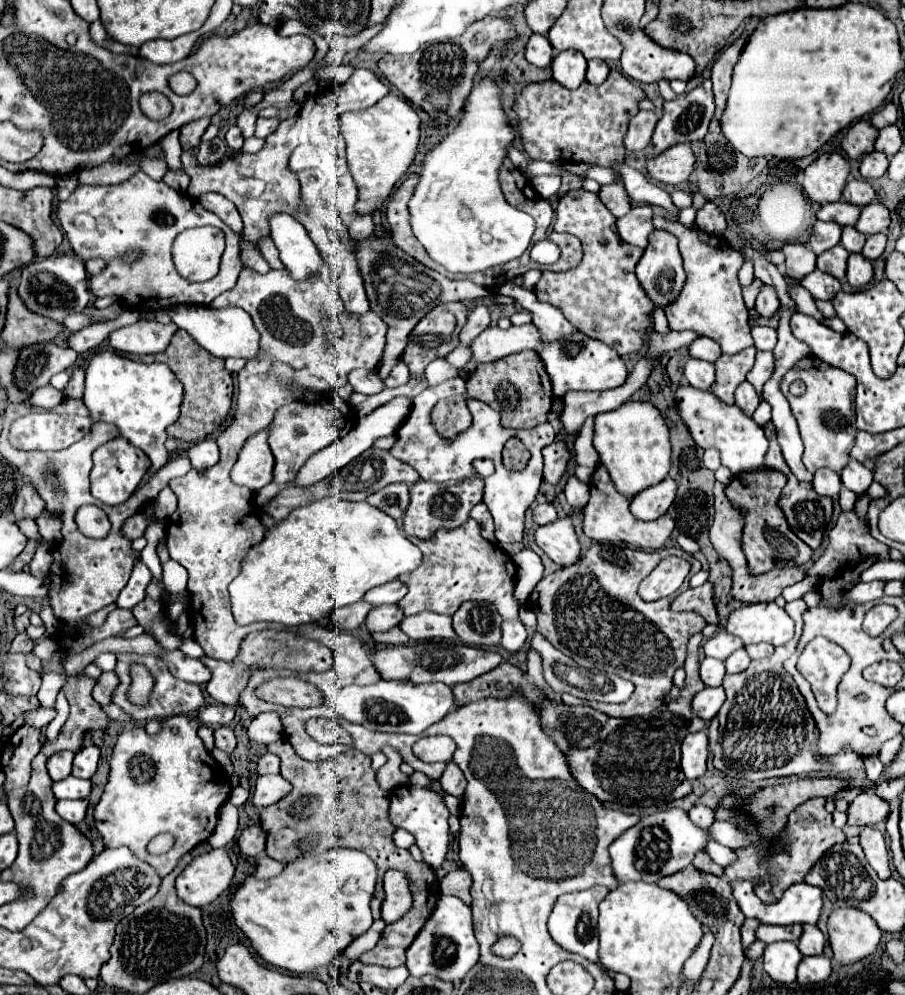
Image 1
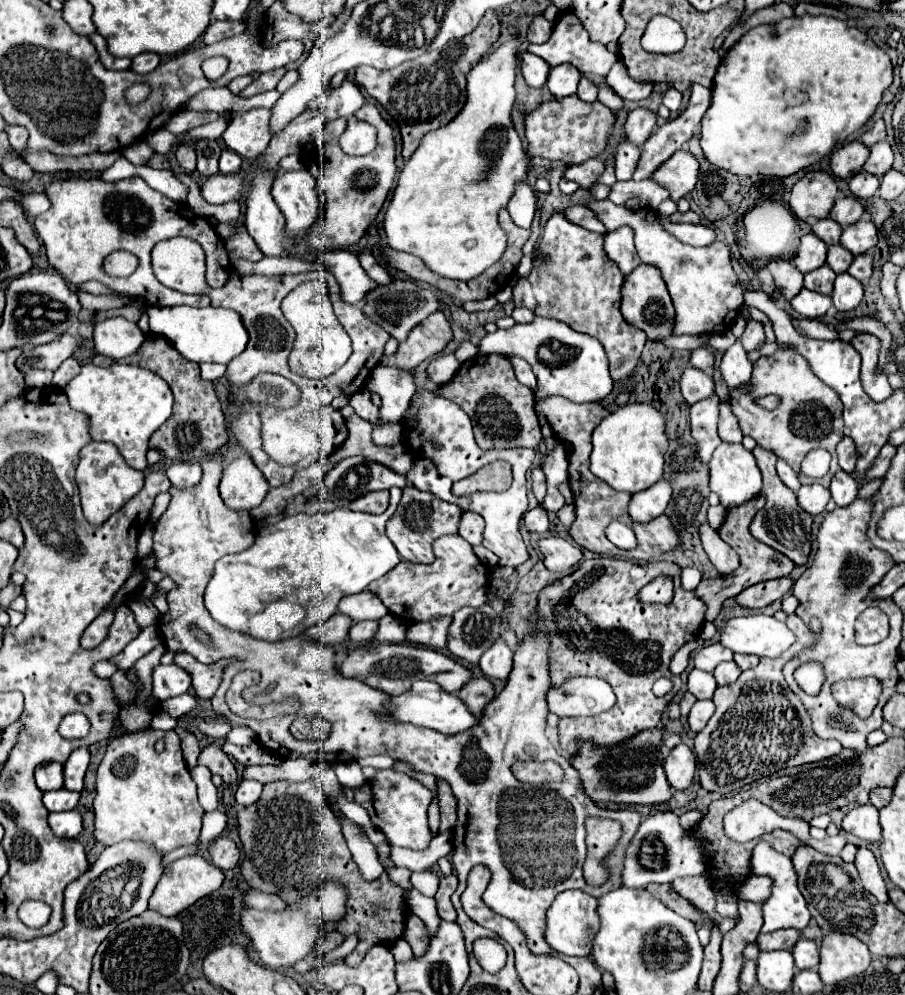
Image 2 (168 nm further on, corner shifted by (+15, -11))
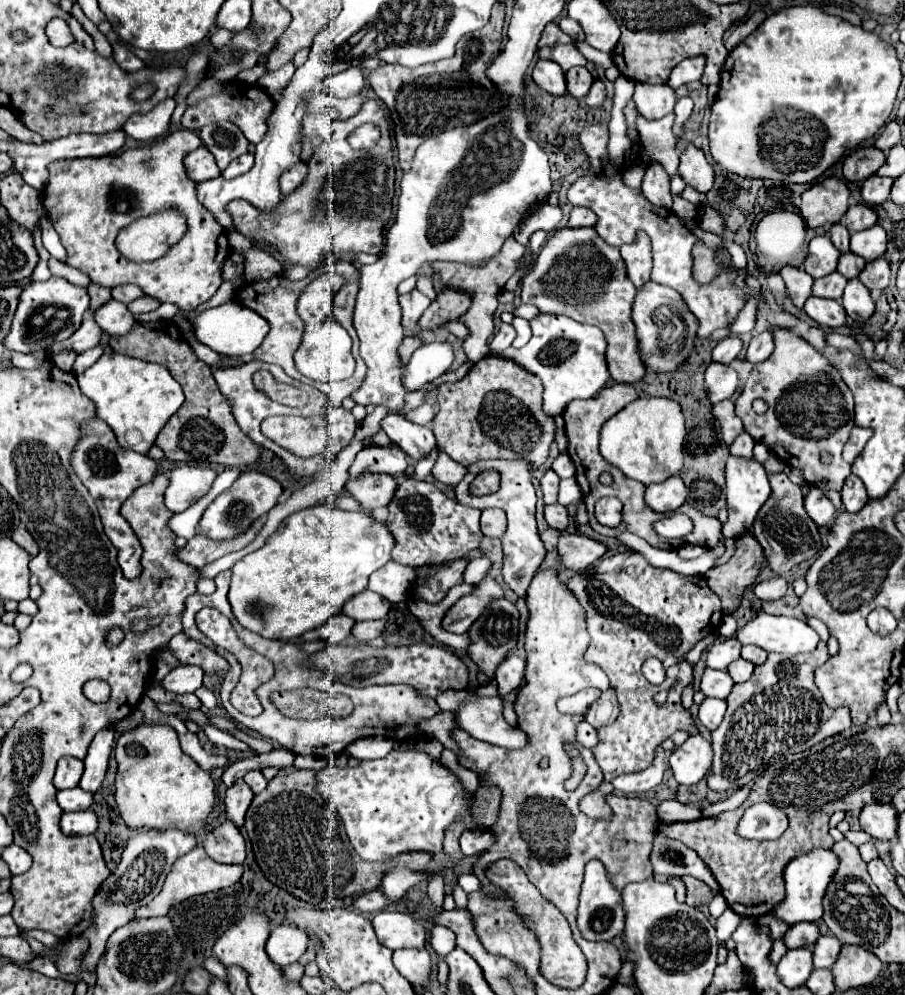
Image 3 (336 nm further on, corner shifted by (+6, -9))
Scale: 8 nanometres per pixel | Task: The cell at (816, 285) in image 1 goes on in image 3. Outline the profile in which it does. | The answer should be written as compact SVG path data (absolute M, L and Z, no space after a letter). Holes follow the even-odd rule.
M811 296L803 308L823 328L837 328L845 324L845 310L837 300Z

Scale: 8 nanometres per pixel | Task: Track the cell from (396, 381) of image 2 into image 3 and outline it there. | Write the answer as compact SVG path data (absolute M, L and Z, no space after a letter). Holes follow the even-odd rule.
M431 342L421 346L413 352L409 362L405 364L403 372L403 386L405 390L421 390L431 380L439 378L443 372L449 370L453 362L453 348L447 342Z

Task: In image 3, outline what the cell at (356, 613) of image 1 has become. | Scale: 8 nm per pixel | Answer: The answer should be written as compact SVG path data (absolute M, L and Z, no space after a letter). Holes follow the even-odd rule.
M337 614L335 618L329 618L323 626L305 632L301 638L305 642L315 642L315 640L325 640L327 644L341 644L343 640L347 640L351 636L351 628L353 628L355 620L345 616L345 614Z

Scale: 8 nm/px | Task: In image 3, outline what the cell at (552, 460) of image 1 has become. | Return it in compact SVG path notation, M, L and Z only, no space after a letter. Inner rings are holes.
M549 468L545 472L545 476L541 478L541 490L543 490L545 504L555 504L557 502L557 488L559 488L559 476Z

